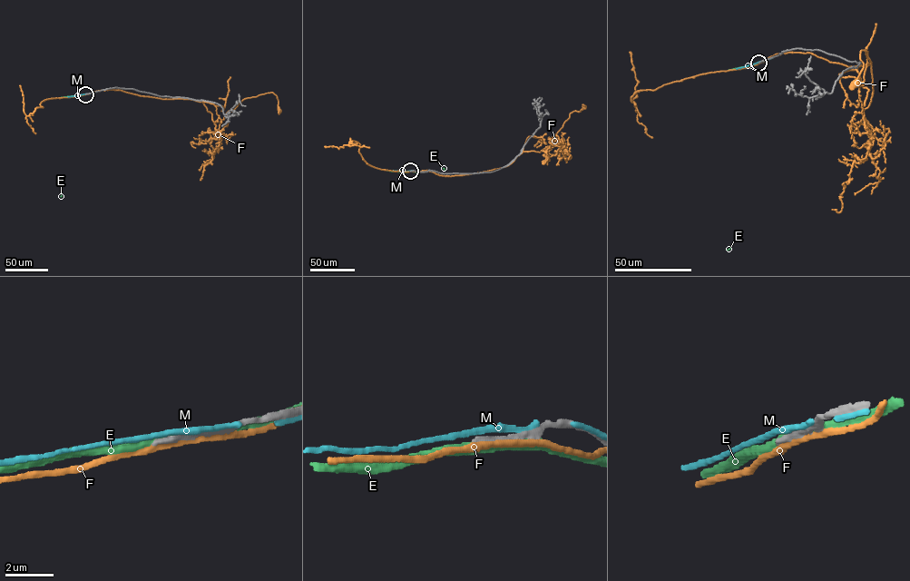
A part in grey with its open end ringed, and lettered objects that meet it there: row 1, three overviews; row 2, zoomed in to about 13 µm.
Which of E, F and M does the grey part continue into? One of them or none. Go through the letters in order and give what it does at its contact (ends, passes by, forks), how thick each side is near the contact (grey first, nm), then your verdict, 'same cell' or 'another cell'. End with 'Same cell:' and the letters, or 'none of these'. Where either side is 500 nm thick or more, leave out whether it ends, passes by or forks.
E: it passes by | 240/360 nm | another cell
F: it passes by | 240/260 nm | another cell
M: it passes by | 240/240 nm | another cell
Same cell: none of these

